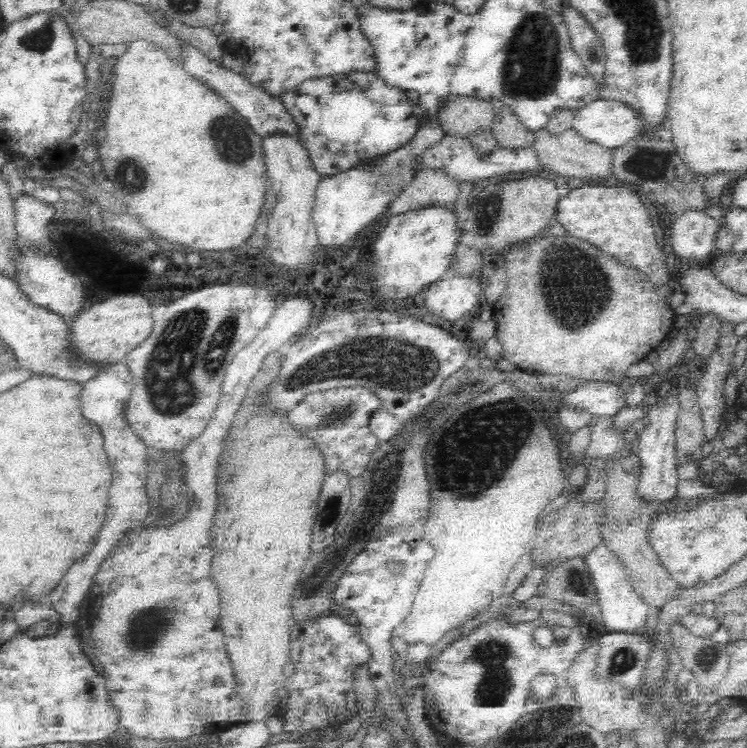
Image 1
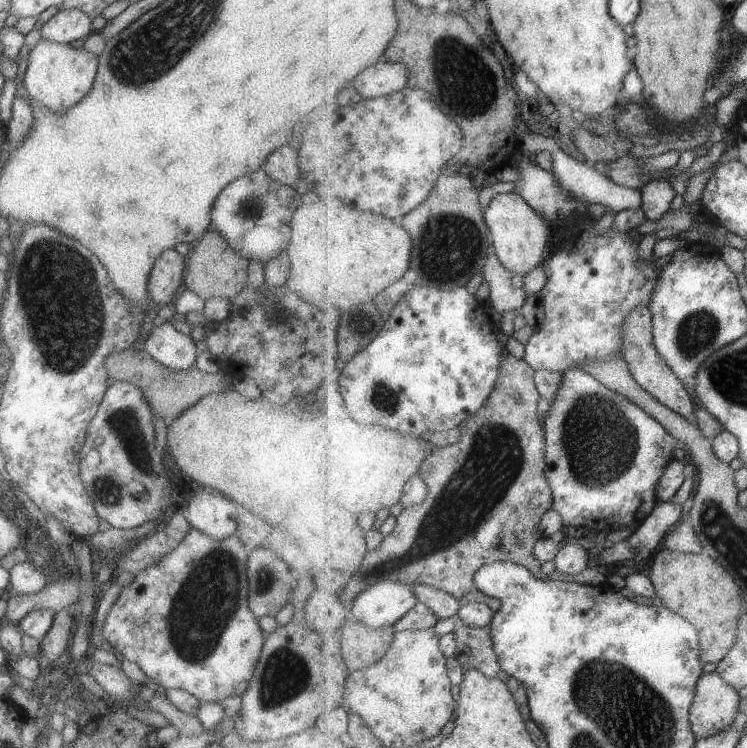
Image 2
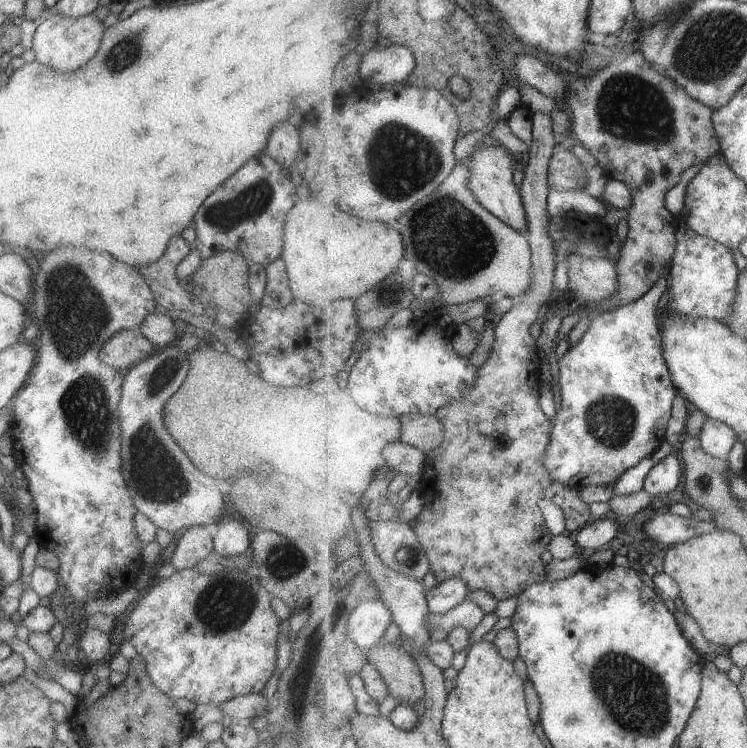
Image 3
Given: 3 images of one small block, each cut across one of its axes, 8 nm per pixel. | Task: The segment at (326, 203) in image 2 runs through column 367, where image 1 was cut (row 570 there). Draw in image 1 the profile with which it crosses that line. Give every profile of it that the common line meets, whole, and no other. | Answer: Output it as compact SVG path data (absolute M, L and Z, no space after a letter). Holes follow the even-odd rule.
M272 351L268 353L268 356L263 361L262 370L256 373L256 376L252 379L252 382L247 386L248 392L246 392L246 398L242 402L242 408L236 412L236 418L234 418L234 424L230 428L230 432L226 434L224 438L224 448L221 455L218 458L218 480L217 480L217 508L218 512L214 514L214 522L212 522L212 528L209 530L209 547L214 552L214 568L212 568L212 576L214 576L214 584L218 586L220 590L220 606L222 606L222 631L223 640L226 642L225 650L228 652L228 660L233 669L234 681L236 683L235 694L240 697L240 716L238 716L240 723L251 723L266 721L270 717L278 716L280 713L276 711L276 702L280 695L283 694L284 684L287 682L283 674L284 666L288 664L290 658L291 642L290 632L291 626L294 624L292 615L292 601L293 594L298 584L298 580L302 576L302 567L309 562L312 556L312 539L313 539L313 524L315 523L317 516L316 504L318 504L318 494L321 492L321 486L325 479L326 469L324 466L324 457L322 453L318 452L318 447L312 443L312 441L302 438L301 434L298 434L294 428L290 428L288 424L284 424L282 420L286 420L286 414L274 414L272 411L262 412L258 410L258 392L268 386L278 370L280 370L280 358L281 351ZM288 434L288 444L278 444L282 440L282 436ZM266 544L266 546L264 546ZM272 544L272 546L270 546Z

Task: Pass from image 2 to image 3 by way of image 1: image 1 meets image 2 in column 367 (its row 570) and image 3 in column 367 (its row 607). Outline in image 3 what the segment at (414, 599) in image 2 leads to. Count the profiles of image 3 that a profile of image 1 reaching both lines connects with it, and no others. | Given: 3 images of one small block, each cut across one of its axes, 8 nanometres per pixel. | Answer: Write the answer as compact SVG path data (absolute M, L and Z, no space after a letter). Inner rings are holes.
M367 599L351 616L348 636L365 650L373 648L395 626L393 618L390 607L382 599Z

